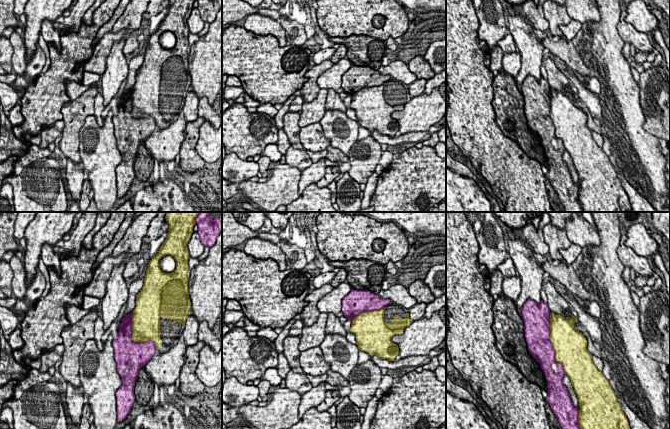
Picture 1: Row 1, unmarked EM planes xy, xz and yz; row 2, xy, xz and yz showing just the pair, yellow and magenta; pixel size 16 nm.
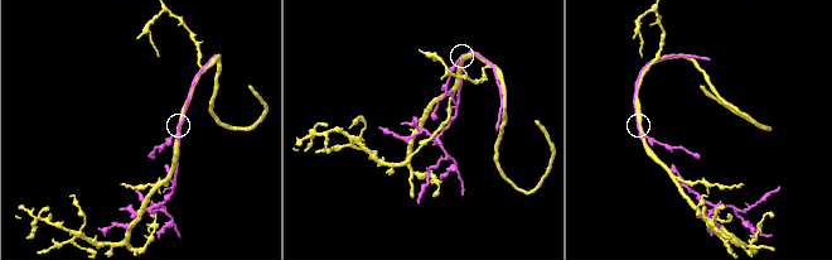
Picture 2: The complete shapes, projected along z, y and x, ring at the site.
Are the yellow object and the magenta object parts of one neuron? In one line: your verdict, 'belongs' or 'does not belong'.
does not belong

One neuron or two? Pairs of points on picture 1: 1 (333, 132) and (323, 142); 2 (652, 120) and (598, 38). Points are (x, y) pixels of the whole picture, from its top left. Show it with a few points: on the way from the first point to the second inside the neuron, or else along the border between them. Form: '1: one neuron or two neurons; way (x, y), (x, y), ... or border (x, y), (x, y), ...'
1: two neurons; border (319, 122), (323, 134), (331, 144)
2: two neurons; border (637, 84), (640, 106), (644, 115), (644, 124)

